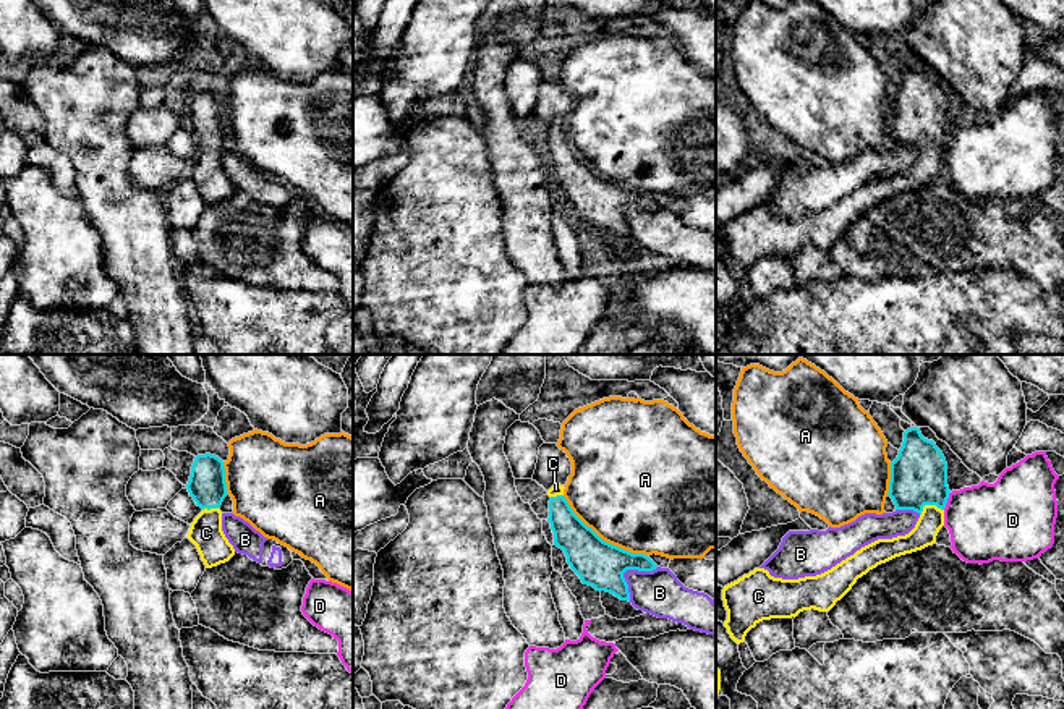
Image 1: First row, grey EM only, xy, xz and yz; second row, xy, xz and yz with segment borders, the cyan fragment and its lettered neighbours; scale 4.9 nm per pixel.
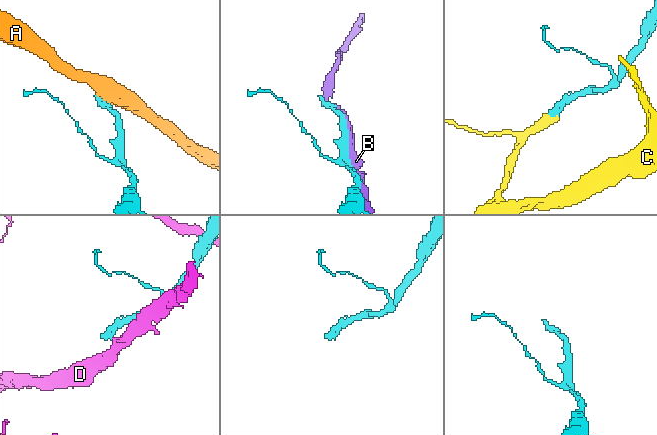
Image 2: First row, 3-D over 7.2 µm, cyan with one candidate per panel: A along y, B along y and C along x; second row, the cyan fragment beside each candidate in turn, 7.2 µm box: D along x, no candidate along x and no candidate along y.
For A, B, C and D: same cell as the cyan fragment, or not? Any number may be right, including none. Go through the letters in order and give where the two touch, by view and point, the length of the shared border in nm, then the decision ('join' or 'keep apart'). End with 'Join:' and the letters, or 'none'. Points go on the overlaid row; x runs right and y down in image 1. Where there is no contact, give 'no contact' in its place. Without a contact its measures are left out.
A: xz (601, 539) | 500 nm | keep apart
B: xz (627, 568) | 220 nm | keep apart
C: yz (928, 504) | 120 nm | join
D: yz (946, 500) | 100 nm | keep apart
Join: C

